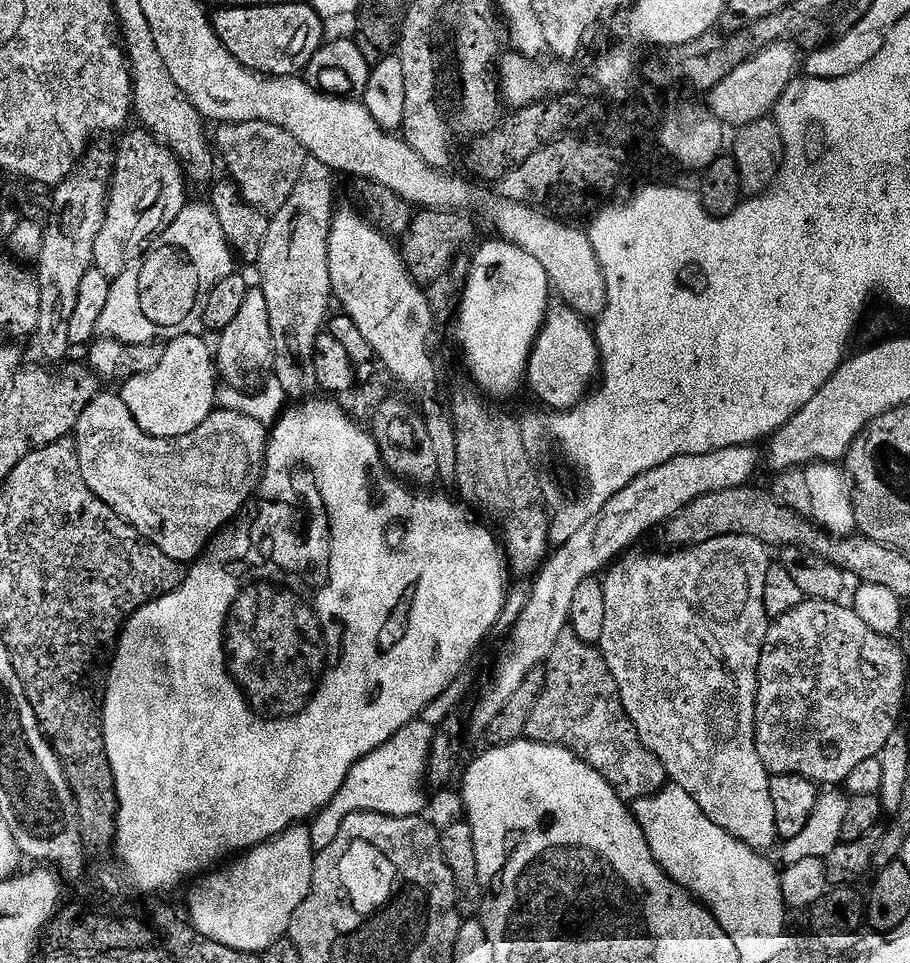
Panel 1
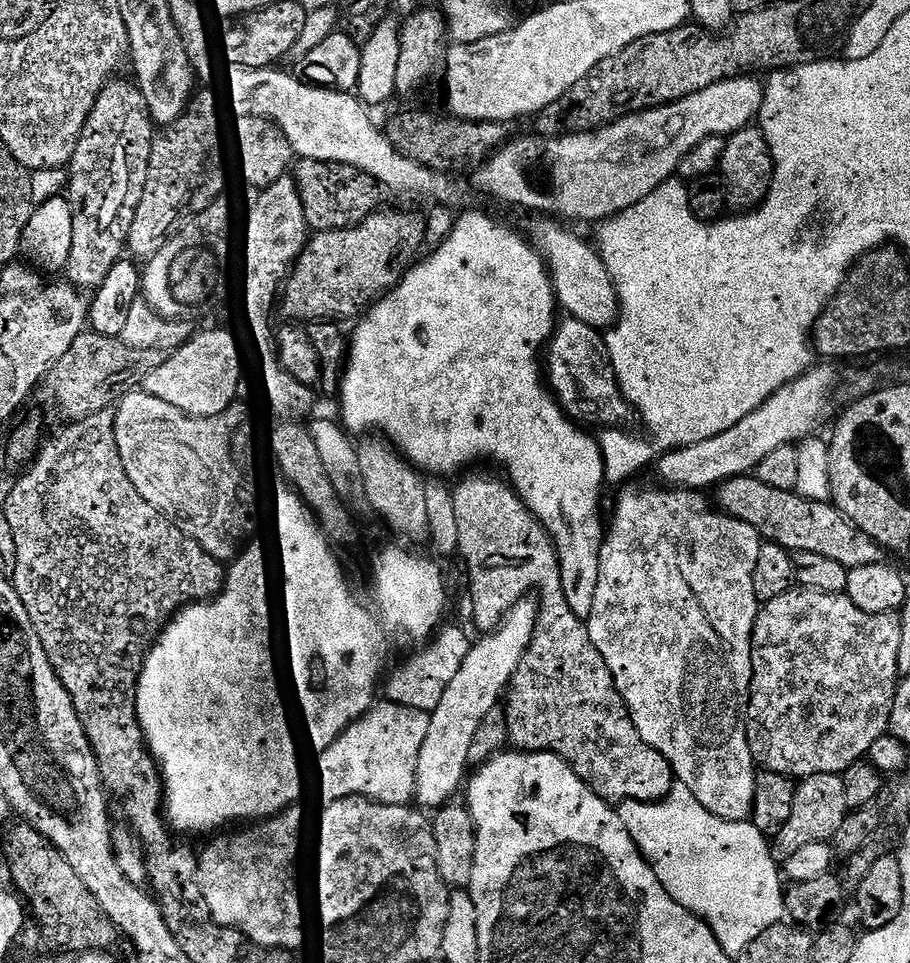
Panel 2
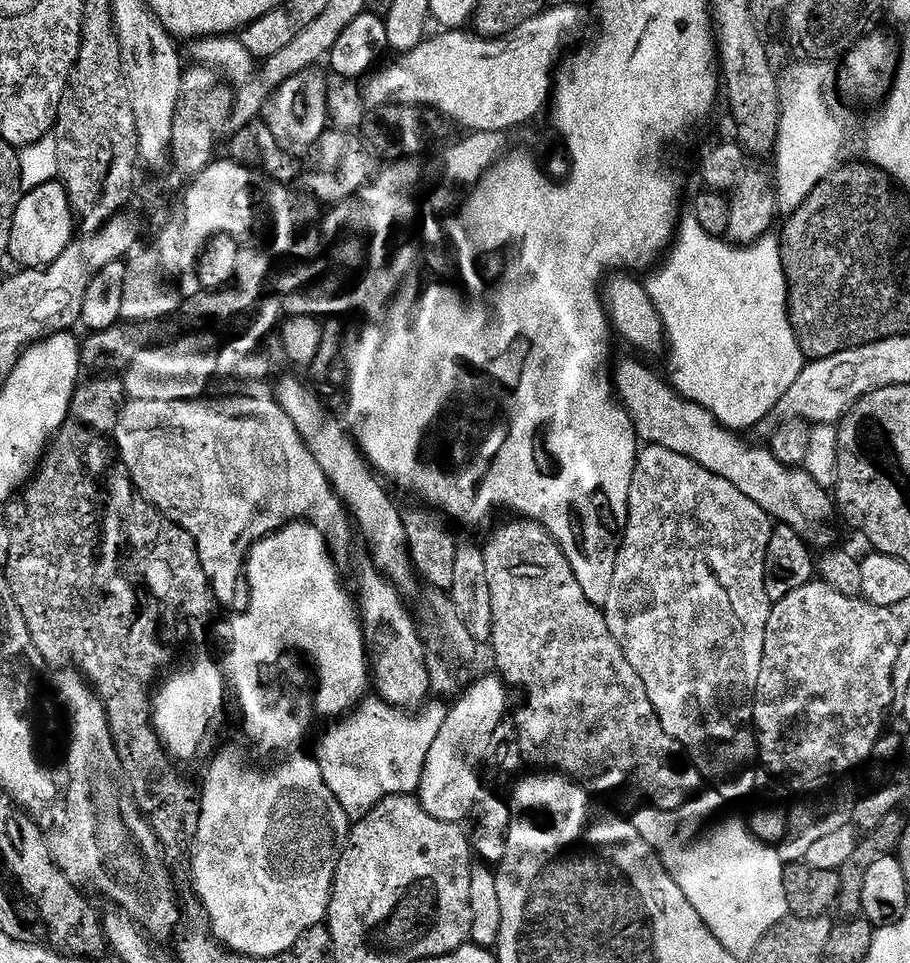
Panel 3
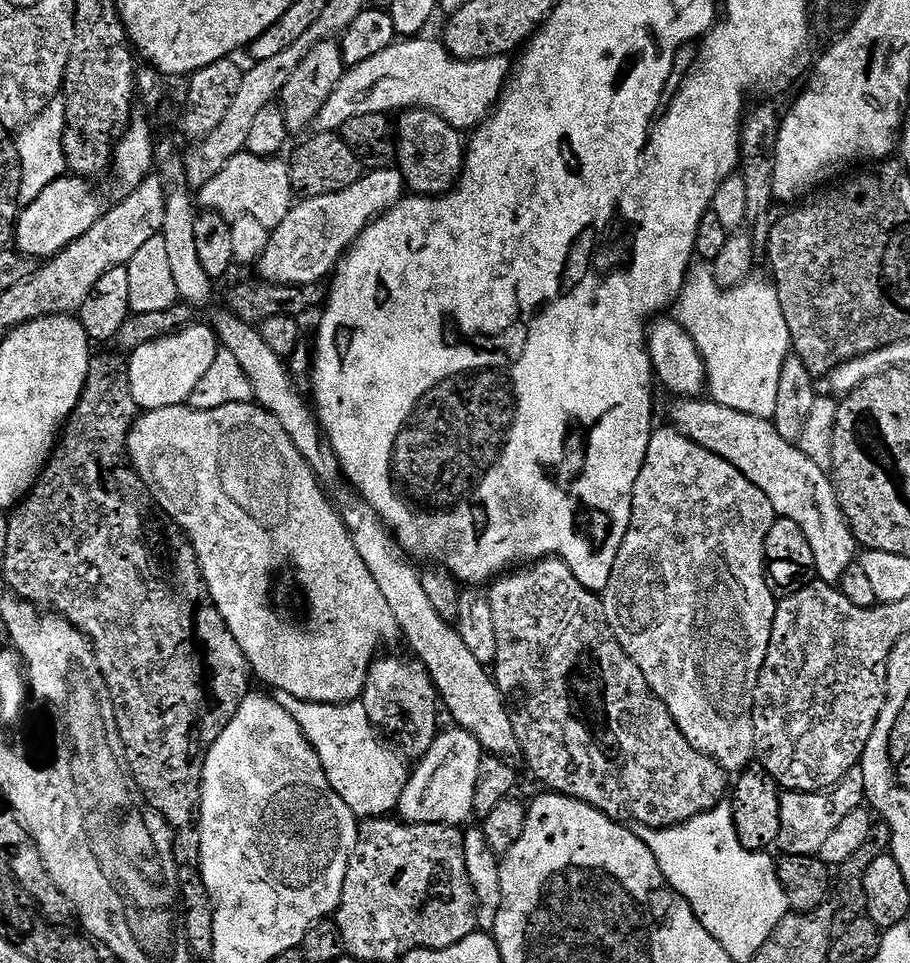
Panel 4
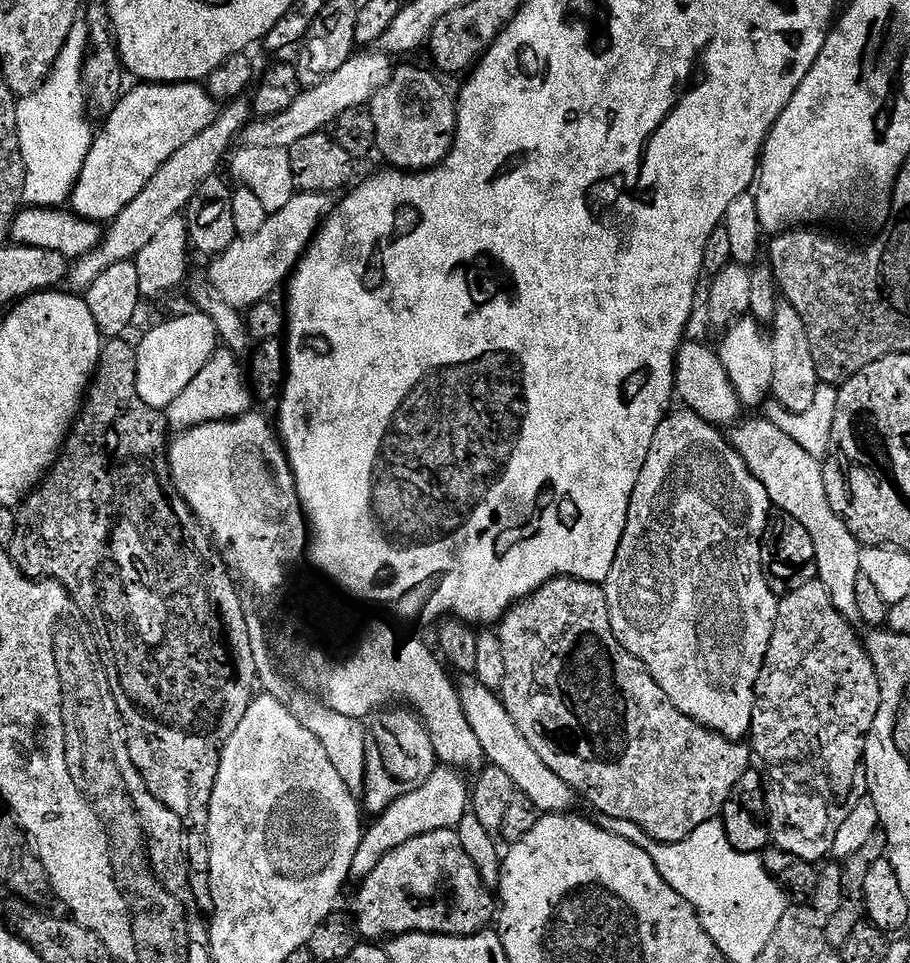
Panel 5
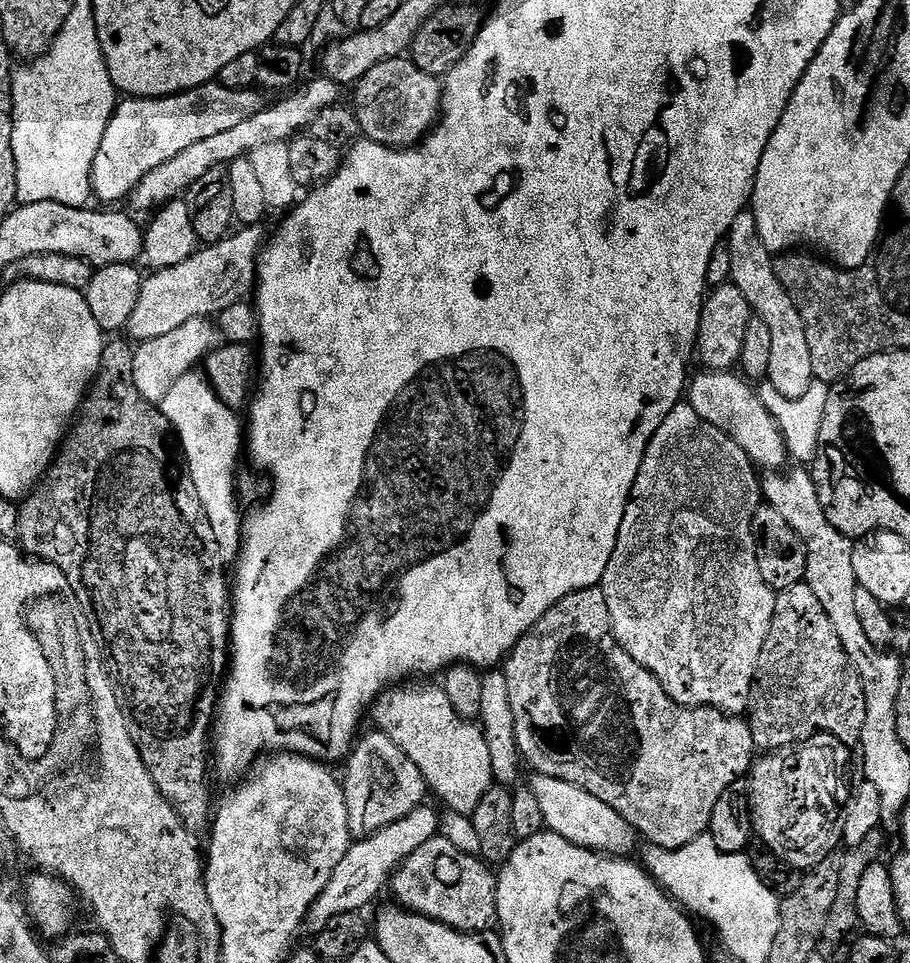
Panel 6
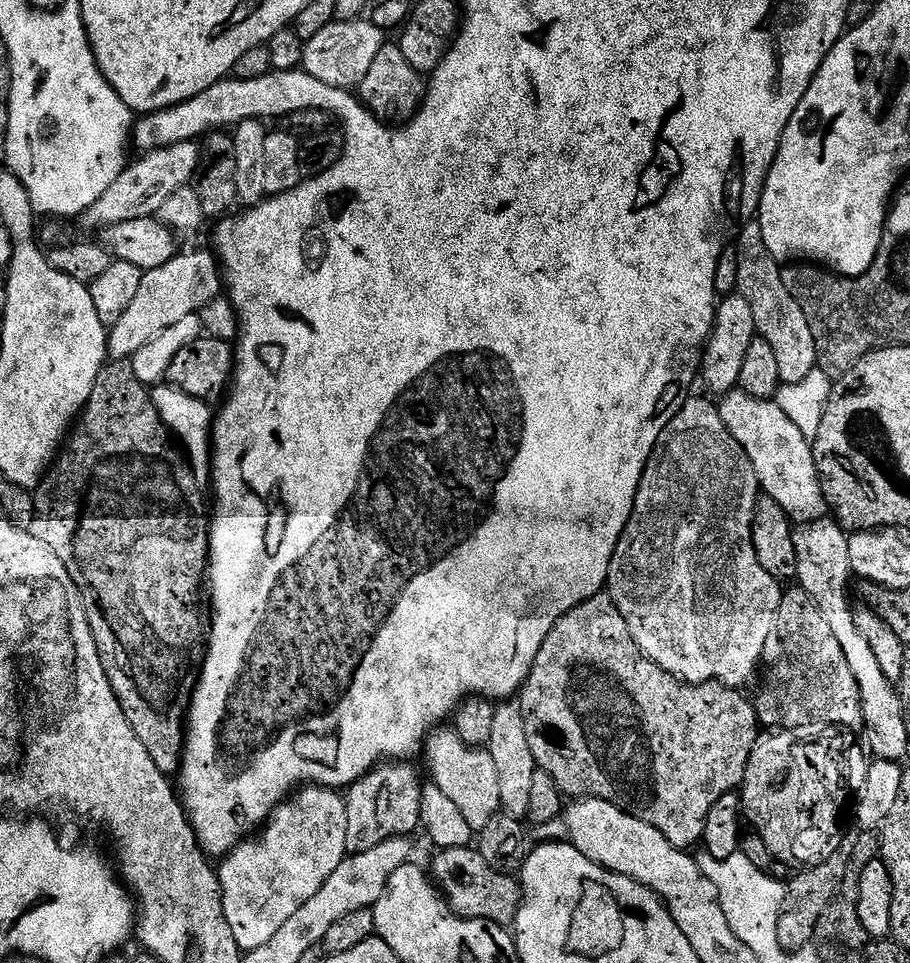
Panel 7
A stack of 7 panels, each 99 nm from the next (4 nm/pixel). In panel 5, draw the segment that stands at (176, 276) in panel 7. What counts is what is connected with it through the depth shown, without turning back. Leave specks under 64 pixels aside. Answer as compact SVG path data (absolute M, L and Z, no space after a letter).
M300 192L282 206L282 210L269 215L266 226L258 234L242 236L226 249L221 256L211 261L210 283L221 300L230 306L247 310L262 300L269 299L276 287L283 285L296 271L304 253L312 244L321 224L328 219L334 200L322 192Z

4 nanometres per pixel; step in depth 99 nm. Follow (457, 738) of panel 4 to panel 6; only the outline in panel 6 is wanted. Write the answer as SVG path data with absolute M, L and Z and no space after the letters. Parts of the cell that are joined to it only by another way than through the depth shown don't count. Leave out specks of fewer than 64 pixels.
M418 807L410 814L406 814L406 818L382 830L365 835L348 847L348 852L342 858L342 862L338 862L334 874L330 876L326 890L318 894L314 906L308 911L306 928L307 931L310 930L309 933L320 932L322 926L326 926L330 918L338 918L338 914L347 914L350 910L369 907L373 903L371 900L383 888L389 887L396 869L403 864L404 860L410 858L410 854L414 854L418 846L430 842L430 838L434 838L441 831L441 813L439 811L436 813L434 809L428 807Z

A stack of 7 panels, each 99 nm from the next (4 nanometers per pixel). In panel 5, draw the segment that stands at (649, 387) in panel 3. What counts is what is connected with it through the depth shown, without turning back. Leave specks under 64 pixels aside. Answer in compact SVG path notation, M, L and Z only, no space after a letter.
M767 418L741 419L731 432L732 448L744 459L754 478L758 478L762 486L766 486L766 494L770 494L773 505L779 511L790 514L790 518L798 518L798 522L806 526L806 534L814 538L816 574L826 586L835 608L847 620L859 621L856 580L860 574L862 546L844 520L830 506L821 461L806 454L806 450L802 450L802 446L798 446L794 438L778 430L778 426L774 426Z

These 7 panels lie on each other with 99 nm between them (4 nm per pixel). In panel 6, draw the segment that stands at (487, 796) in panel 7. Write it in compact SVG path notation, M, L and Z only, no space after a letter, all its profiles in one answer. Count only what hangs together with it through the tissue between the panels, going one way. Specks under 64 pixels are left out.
M408 684L405 688L393 687L379 697L379 707L384 707L388 720L392 725L386 728L388 735L394 738L406 750L412 761L420 765L424 780L433 793L437 792L448 803L447 807L454 812L475 813L482 798L494 786L494 762L492 748L484 737L484 729L475 719L465 718L456 709L452 695L448 689L436 684Z

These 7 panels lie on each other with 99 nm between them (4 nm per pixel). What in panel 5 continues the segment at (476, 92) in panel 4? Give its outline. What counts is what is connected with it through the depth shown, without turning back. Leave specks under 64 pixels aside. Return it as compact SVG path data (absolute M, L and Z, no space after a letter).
M384 54L360 55L353 55L352 59L346 62L346 66L342 66L342 70L326 76L320 85L301 91L297 100L285 113L266 119L253 119L240 131L239 143L245 148L283 148L287 150L298 142L302 142L302 138L310 138L310 134L324 132L327 124L328 127L335 125L338 117L346 114L346 110L364 108L390 82L394 64Z

